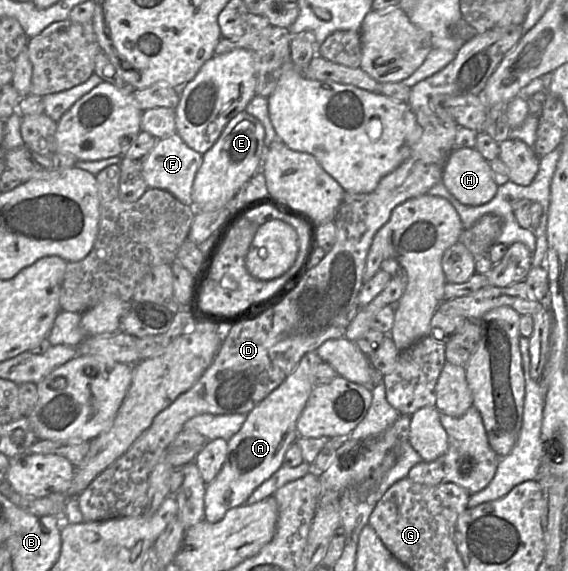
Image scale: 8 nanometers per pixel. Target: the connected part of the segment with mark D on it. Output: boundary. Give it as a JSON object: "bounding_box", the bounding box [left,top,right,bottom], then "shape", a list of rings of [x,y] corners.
{"bounding_box":[78,25,525,521],"shape":[[[522,25],[495,27],[477,33],[457,51],[454,59],[443,69],[411,87],[408,105],[422,128],[420,139],[412,146],[409,156],[391,173],[384,176],[371,193],[345,192],[334,217],[336,242],[330,252],[309,269],[298,286],[285,299],[254,320],[243,321],[231,328],[225,327],[227,335],[218,352],[198,381],[182,393],[153,420],[151,426],[112,465],[99,474],[78,497],[84,521],[106,521],[118,517],[135,517],[146,513],[150,476],[163,458],[163,453],[174,438],[184,430],[184,424],[200,414],[248,414],[259,402],[276,389],[296,368],[301,358],[315,351],[325,341],[345,337],[346,330],[359,311],[358,294],[363,285],[366,259],[377,231],[388,222],[394,208],[406,200],[424,194],[442,181],[442,173],[449,155],[454,150],[458,124],[444,107],[448,97],[464,94],[478,95],[487,80],[506,54],[525,34]]]}

